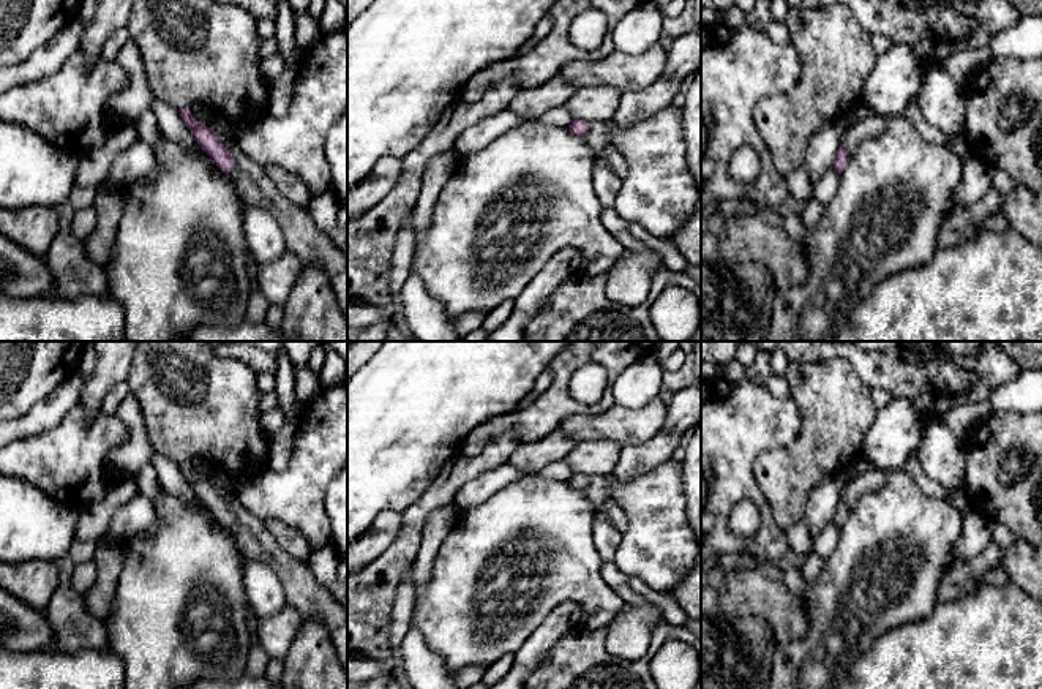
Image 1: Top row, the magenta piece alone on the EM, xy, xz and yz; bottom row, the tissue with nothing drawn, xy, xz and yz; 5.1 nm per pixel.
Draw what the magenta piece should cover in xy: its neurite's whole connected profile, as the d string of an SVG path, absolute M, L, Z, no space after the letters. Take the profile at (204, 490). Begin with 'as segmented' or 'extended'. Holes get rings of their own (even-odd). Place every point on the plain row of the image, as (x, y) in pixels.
extended; M189 461L178 463L178 466L194 495L223 526L231 529L242 555L267 563L278 575L287 604L303 616L316 618L327 626L347 672L347 612L316 580L306 563L294 559L279 547L265 521L248 512L235 493L221 495L215 484L193 473Z

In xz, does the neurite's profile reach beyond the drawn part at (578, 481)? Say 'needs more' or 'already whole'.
needs more

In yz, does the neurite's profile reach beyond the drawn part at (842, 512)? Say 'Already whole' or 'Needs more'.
Needs more

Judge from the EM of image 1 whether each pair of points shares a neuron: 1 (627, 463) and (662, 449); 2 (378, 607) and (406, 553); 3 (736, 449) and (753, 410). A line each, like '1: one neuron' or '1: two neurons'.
1: one neuron
2: one neuron
3: one neuron

